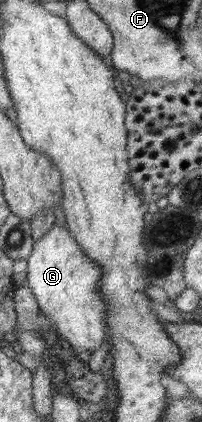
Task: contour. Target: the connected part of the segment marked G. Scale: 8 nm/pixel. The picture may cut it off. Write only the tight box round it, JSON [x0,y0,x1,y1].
[26,224,107,358]

